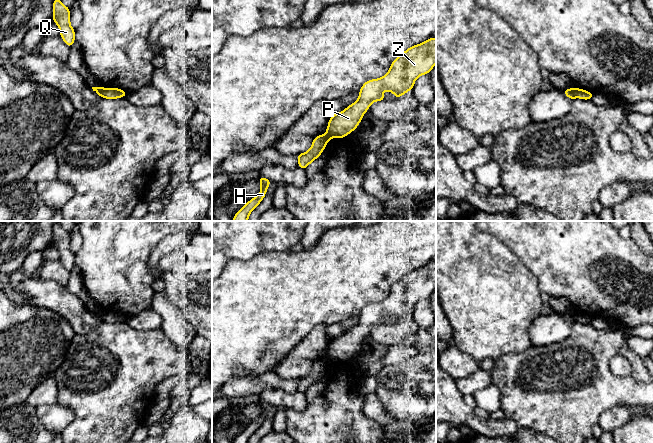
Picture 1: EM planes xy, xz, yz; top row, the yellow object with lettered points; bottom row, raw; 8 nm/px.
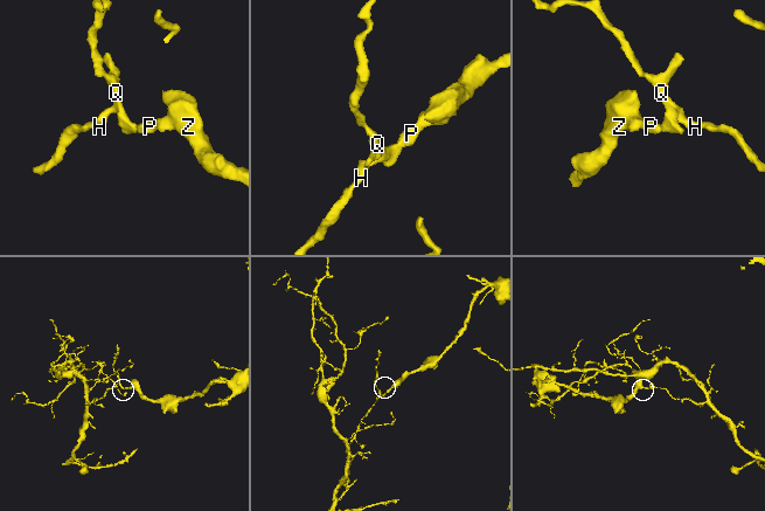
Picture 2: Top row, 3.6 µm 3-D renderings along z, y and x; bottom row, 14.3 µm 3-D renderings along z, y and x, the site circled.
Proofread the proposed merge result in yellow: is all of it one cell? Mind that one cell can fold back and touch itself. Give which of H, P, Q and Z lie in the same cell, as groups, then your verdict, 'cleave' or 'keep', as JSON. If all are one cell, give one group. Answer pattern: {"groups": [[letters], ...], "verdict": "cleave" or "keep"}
{"groups": [["H", "Q"], ["P", "Z"]], "verdict": "cleave"}

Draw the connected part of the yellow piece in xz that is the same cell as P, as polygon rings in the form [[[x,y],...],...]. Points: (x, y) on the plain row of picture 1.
[[[436,262],[411,270],[398,280],[388,297],[373,304],[367,304],[361,311],[359,322],[345,334],[334,338],[328,345],[326,360],[344,362],[360,348],[363,339],[375,325],[386,325],[382,316],[388,314],[399,323],[414,311],[415,304],[428,298],[436,288]]]

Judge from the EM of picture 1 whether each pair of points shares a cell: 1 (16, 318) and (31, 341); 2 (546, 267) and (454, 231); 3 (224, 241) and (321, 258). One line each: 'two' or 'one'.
1: one
2: two
3: two

